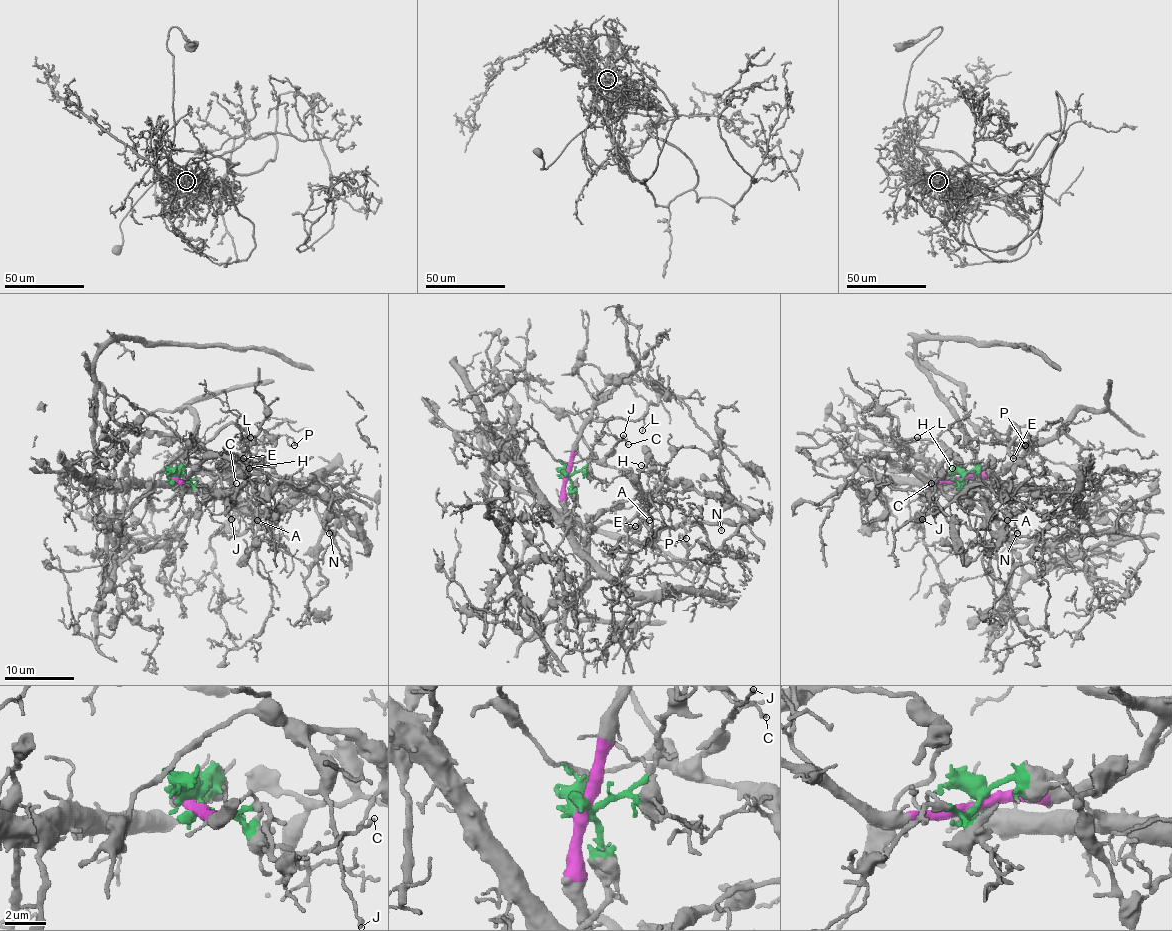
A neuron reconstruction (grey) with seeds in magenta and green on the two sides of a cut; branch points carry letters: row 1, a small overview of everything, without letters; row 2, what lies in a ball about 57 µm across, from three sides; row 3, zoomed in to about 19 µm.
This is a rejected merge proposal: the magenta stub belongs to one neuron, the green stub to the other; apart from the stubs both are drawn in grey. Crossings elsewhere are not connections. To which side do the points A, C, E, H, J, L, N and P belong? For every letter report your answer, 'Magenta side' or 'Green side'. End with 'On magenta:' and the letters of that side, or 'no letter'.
A: Green side
C: Green side
E: Magenta side
H: Green side
J: Green side
L: Magenta side
N: Green side
P: Magenta side
On magenta: E, L, P

